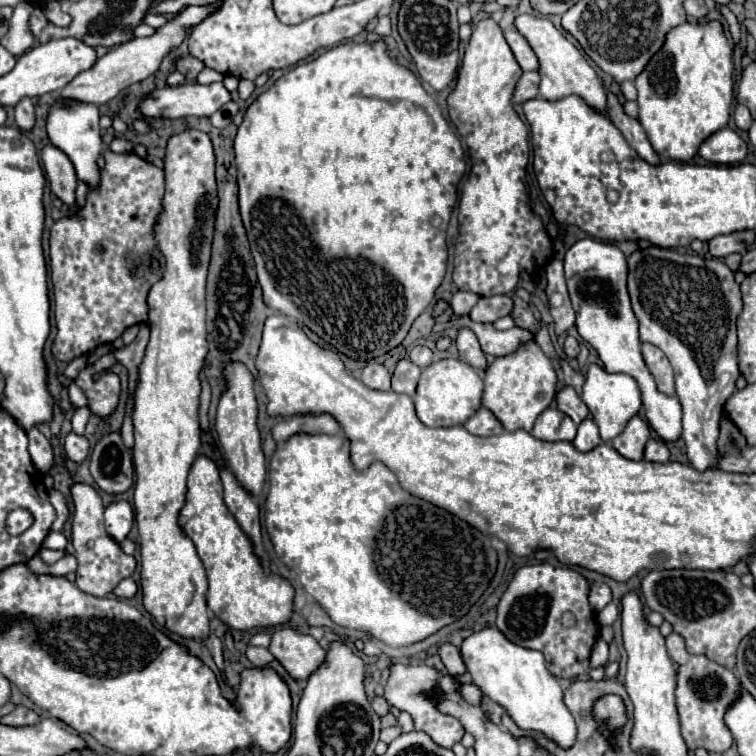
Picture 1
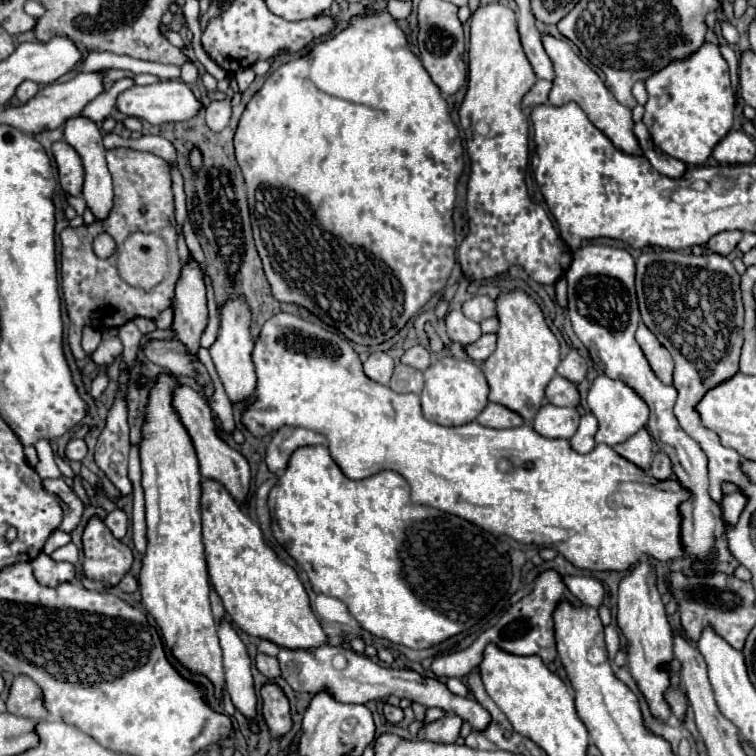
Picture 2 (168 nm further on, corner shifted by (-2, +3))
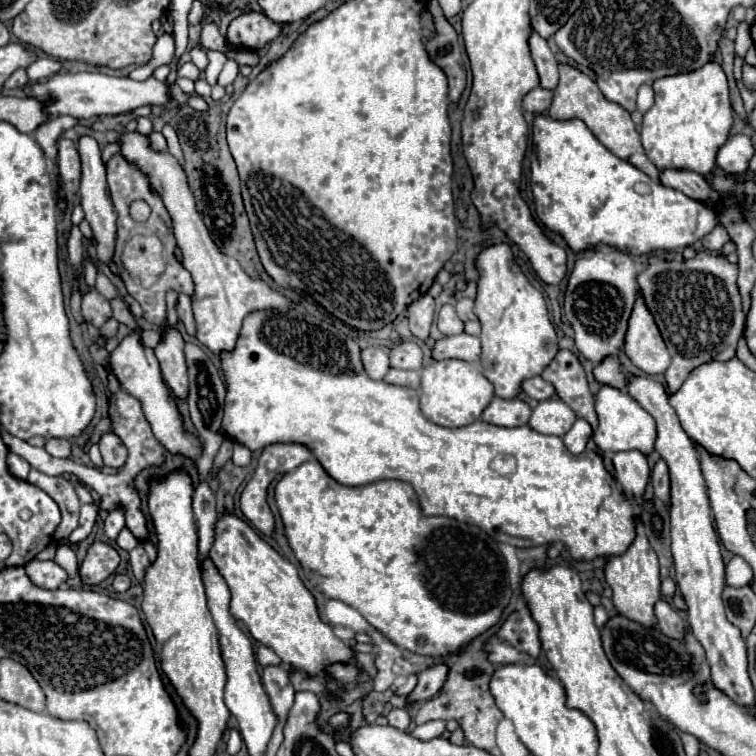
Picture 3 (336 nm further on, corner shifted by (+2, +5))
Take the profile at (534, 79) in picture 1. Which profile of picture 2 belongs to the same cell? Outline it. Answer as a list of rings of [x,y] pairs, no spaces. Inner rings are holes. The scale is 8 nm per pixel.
[[[538,79],[538,81],[534,83],[534,87],[524,95],[522,105],[524,105],[524,107],[534,107],[534,105],[548,103],[548,91],[550,91],[550,87],[552,87],[550,81]]]

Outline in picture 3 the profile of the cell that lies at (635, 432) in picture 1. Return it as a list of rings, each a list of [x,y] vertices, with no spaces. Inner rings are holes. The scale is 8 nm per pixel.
[[[622,451],[622,453],[614,453],[612,461],[622,491],[630,497],[640,499],[650,479],[650,467],[646,457],[640,451]]]

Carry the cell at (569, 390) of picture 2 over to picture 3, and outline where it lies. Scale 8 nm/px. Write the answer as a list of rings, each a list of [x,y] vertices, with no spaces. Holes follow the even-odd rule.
[[[530,377],[530,379],[524,379],[522,381],[522,391],[530,397],[530,399],[536,399],[536,401],[544,401],[544,399],[550,399],[554,395],[554,387],[544,381],[542,377]]]

